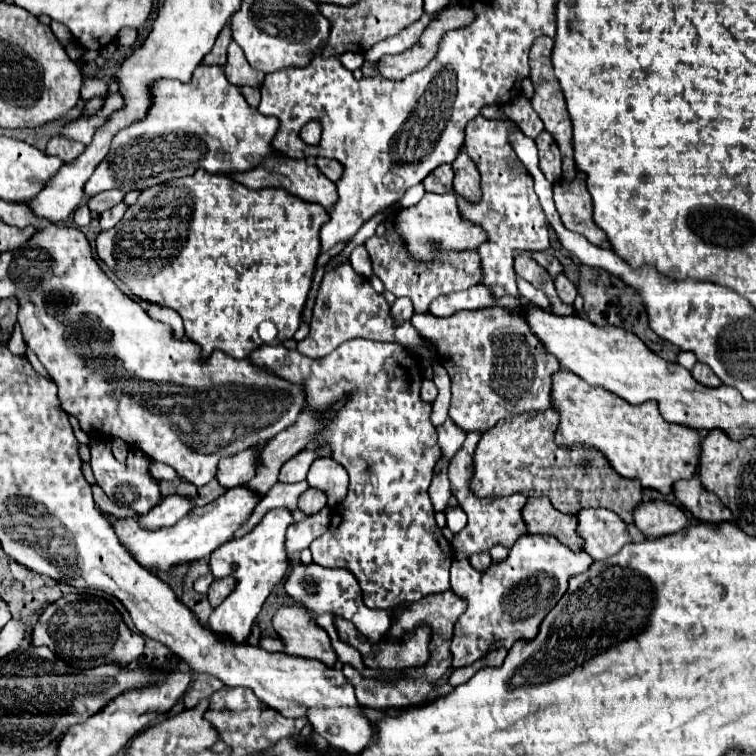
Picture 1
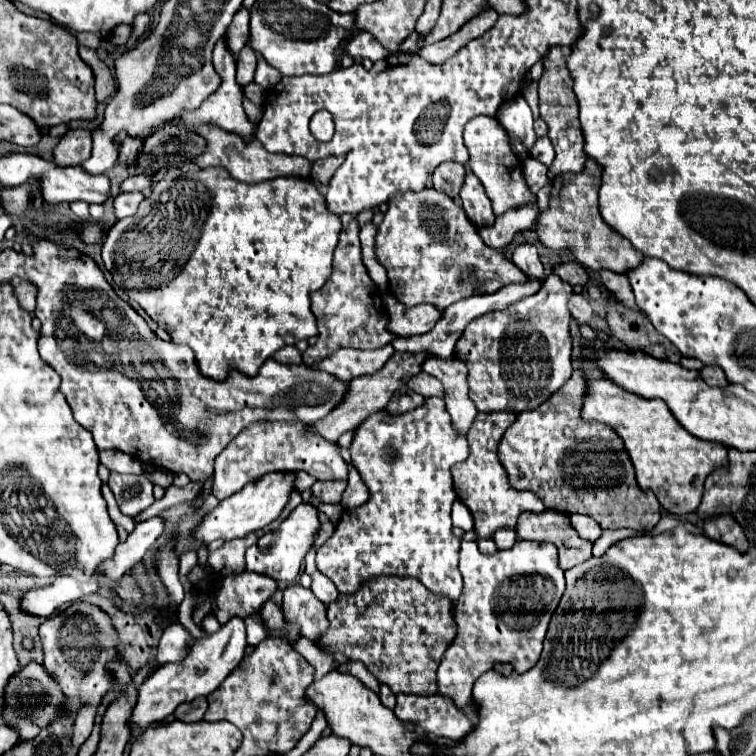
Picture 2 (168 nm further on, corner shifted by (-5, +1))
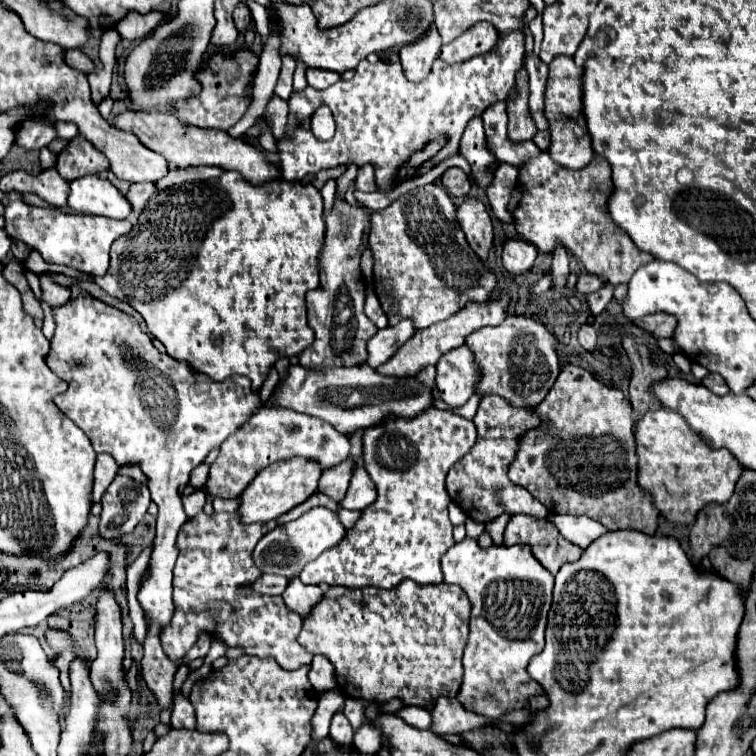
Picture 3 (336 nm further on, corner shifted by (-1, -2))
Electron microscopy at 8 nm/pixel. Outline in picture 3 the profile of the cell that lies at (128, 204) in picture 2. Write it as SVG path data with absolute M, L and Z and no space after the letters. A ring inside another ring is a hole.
M132 183L126 193L126 199L132 203L134 209L144 209L148 197L152 197L152 183Z

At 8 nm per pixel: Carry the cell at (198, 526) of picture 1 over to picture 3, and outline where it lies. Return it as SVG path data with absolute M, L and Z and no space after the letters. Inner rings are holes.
M288 459L288 461L274 463L274 465L266 467L238 495L240 521L244 525L250 525L250 523L266 523L266 521L278 519L280 515L288 513L292 507L306 501L316 491L320 475L322 475L322 469L316 463L310 463L308 459Z

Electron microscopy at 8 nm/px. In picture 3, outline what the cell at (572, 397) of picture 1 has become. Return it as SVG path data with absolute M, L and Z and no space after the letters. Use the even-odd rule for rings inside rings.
M648 411L648 427L636 425L634 441L638 455L638 487L652 497L654 507L658 507L660 515L672 525L690 525L704 503L726 503L726 499L730 499L730 495L734 493L742 465L730 455L730 451L706 447L706 443L702 443L698 435L694 435L690 427L686 427L686 421L680 415L674 415L674 411Z

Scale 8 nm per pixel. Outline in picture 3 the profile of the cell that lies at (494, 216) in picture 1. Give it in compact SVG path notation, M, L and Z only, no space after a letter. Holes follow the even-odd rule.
M480 117L470 119L470 123L466 125L466 131L460 139L460 155L468 159L474 183L486 191L494 179L490 165L496 161L496 157L488 147L488 139Z

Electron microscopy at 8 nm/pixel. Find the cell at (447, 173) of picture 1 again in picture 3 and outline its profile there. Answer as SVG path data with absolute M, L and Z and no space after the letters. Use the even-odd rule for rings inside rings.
M450 167L444 171L444 175L440 177L446 193L454 199L462 199L468 195L470 191L470 177L460 169L460 167Z

